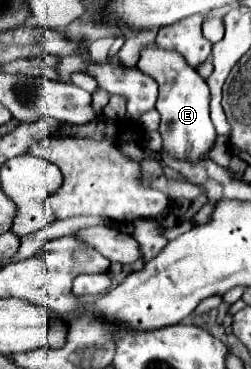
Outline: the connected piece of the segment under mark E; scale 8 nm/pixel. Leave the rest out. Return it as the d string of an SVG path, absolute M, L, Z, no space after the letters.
M158 44L144 46L140 50L140 60L136 66L144 74L152 76L160 86L156 110L162 116L160 122L162 148L172 152L176 158L186 158L186 160L198 160L200 156L208 154L214 144L216 130L212 126L210 110L208 110L210 90L204 78L196 72L196 68L192 68L180 52L164 50Z

